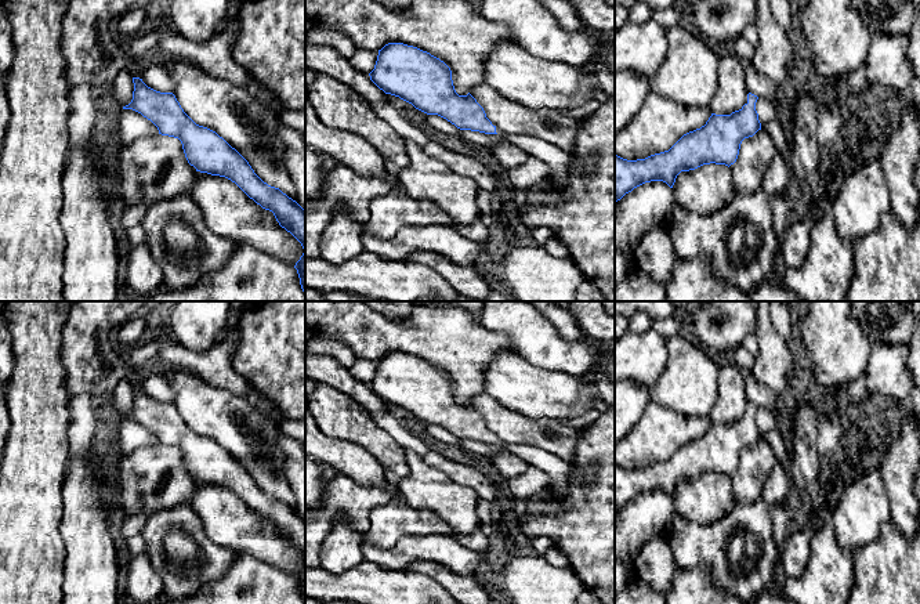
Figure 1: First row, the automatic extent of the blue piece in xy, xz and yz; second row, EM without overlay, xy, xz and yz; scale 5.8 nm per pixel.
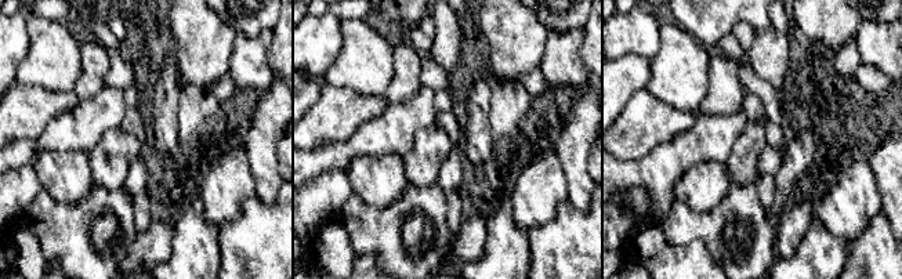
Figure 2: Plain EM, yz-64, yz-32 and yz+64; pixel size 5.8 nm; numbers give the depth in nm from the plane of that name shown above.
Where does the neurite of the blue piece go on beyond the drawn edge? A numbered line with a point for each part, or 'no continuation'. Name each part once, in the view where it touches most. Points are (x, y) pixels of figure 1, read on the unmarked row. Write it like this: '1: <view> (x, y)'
1: xz (558, 470)

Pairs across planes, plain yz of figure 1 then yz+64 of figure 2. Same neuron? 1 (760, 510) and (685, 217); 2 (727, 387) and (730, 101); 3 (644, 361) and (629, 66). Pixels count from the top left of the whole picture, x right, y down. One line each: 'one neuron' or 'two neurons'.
1: one neuron
2: one neuron
3: two neurons

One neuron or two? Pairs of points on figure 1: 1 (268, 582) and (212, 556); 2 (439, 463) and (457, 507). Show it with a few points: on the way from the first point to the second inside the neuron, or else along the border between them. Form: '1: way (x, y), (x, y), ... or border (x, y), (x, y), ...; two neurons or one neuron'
1: border (236, 553), (231, 565), (218, 578), (206, 585); two neurons
2: border (422, 458), (452, 480), (470, 488); two neurons

